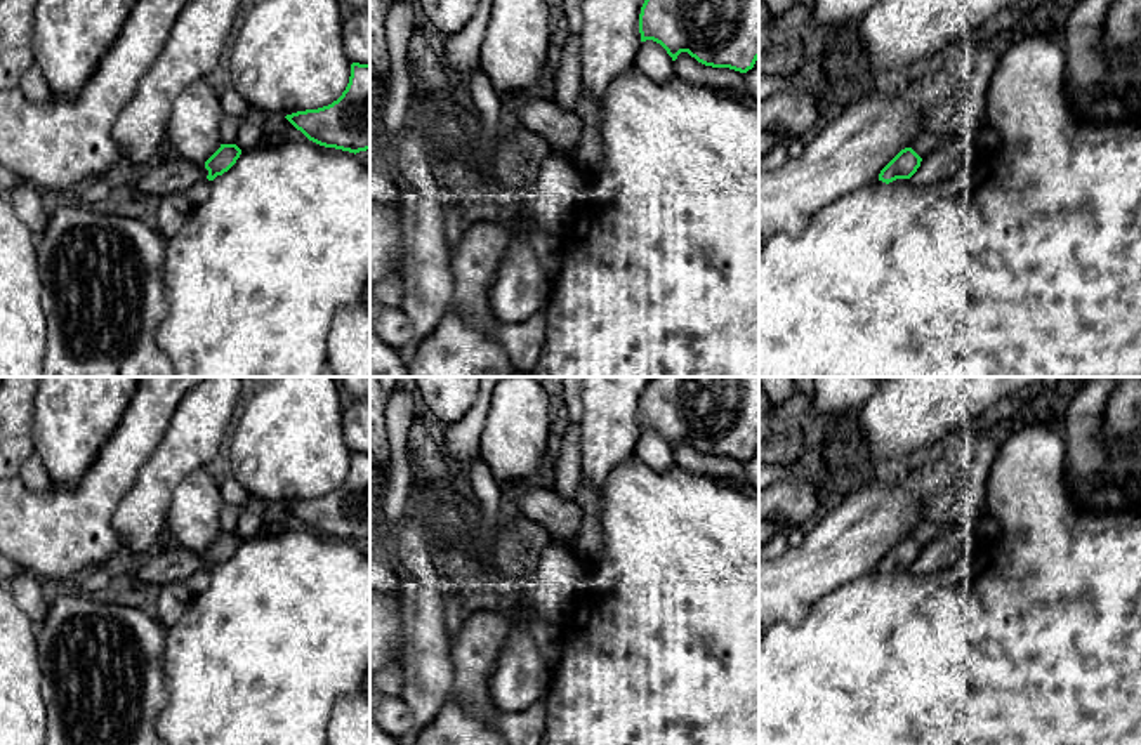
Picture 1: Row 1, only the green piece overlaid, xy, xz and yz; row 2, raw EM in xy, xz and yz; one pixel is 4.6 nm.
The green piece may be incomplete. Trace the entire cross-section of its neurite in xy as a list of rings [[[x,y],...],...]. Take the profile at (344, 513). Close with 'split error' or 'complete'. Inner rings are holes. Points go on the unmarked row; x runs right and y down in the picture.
[[[351,453],[349,472],[332,493],[285,507],[320,535],[354,544],[370,538],[370,453]]]; complete

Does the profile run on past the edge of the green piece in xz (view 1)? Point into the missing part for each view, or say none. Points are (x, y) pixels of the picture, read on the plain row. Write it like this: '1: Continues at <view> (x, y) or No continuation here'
1: No continuation here

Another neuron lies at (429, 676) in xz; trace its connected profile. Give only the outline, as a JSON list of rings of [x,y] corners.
[[[408,511],[399,521],[394,554],[405,580],[405,639],[399,658],[405,688],[399,698],[410,709],[413,731],[419,733],[439,715],[455,686],[450,596],[434,540],[420,514]]]

